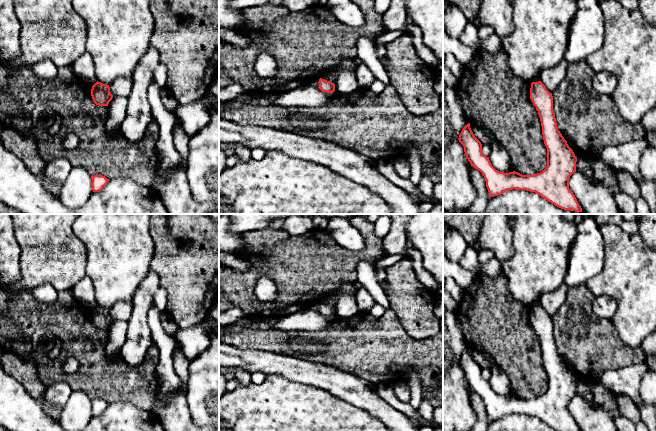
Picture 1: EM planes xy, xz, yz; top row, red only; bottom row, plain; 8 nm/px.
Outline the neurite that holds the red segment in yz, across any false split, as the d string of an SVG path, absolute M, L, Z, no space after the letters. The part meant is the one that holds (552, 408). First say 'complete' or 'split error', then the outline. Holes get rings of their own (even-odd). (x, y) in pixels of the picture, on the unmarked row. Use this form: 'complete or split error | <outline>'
complete | M541 305L532 306L530 323L538 335L547 372L547 390L542 396L522 399L515 395L504 397L496 394L489 381L482 377L482 368L474 360L470 347L462 353L458 362L465 380L471 390L484 400L491 421L517 413L535 416L557 431L581 431L569 413L569 402L576 396L577 381L558 354L552 317Z

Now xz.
complete | M319 303L319 311L322 316L332 317L335 315L335 308L325 303Z

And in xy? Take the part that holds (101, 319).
complete | M98 305L92 310L91 320L94 327L99 330L108 330L113 322L109 309Z

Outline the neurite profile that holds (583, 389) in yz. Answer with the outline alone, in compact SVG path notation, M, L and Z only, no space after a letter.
M579 380L576 386L576 396L584 398L590 404L590 406L594 408L595 404L592 394L593 386L594 384L587 383L584 380Z

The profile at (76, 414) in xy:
M80 390L72 391L69 400L63 407L59 424L66 431L84 429L93 417L90 398Z

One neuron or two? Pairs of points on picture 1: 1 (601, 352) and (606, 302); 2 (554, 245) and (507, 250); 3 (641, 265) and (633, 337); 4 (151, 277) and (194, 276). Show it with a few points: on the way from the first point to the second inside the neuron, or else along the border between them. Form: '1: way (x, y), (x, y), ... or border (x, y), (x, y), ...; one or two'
1: border (594, 297), (592, 310), (600, 318), (611, 320); two
2: border (513, 228), (512, 245), (514, 254), (500, 262); two
3: way (641, 283), (641, 308), (635, 319); one
4: border (151, 268), (157, 274), (160, 286); two

